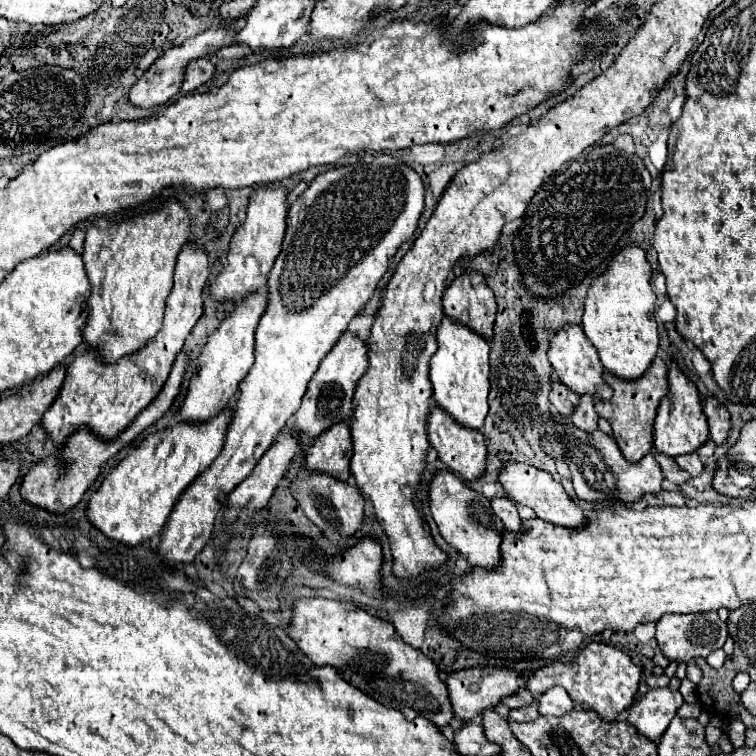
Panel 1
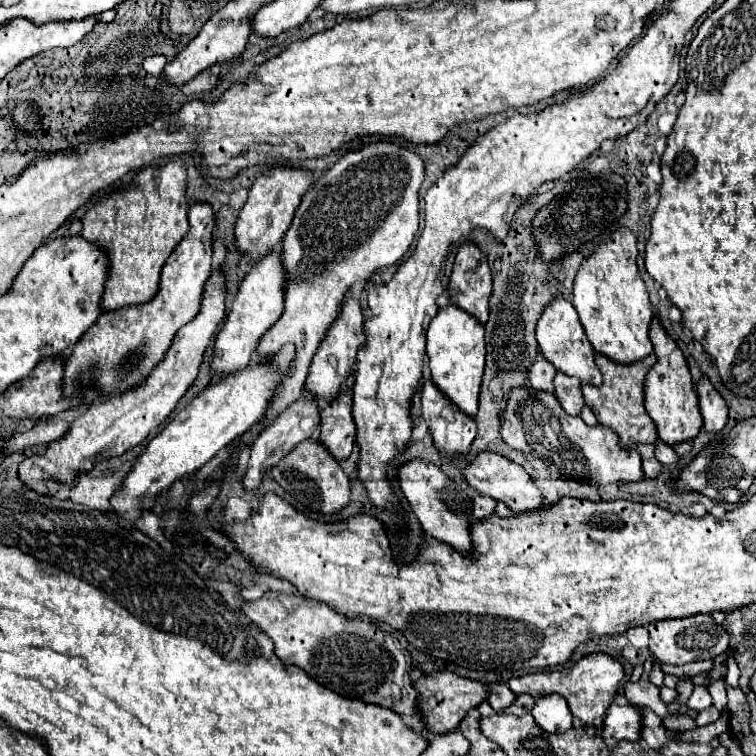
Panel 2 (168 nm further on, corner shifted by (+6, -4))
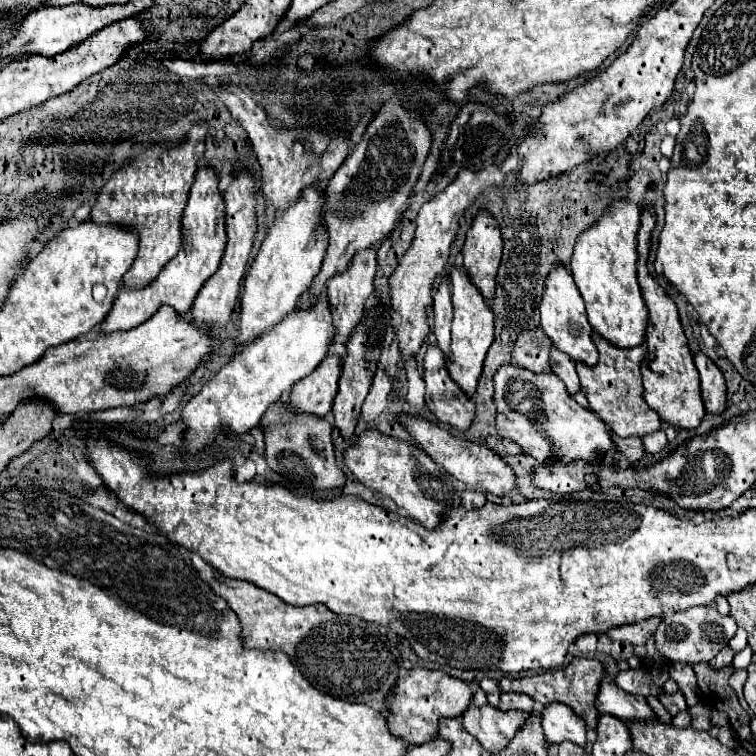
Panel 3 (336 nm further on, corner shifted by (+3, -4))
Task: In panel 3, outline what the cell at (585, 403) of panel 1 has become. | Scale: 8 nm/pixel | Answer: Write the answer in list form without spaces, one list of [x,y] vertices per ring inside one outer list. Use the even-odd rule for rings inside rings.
[[[551,348],[551,368],[553,368],[553,374],[557,374],[567,392],[573,396],[577,394],[581,388],[579,388],[579,376],[575,372],[575,360],[571,360],[569,356],[565,356],[565,352],[559,352],[557,348]]]

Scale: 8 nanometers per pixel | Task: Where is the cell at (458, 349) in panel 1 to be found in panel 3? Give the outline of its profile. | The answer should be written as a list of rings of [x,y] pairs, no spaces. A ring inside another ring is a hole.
[[[451,268],[451,272],[441,278],[441,284],[433,296],[433,314],[433,334],[437,338],[437,348],[445,356],[449,376],[467,396],[473,396],[483,372],[483,360],[493,344],[493,312],[487,308],[487,300],[471,284],[463,268]]]

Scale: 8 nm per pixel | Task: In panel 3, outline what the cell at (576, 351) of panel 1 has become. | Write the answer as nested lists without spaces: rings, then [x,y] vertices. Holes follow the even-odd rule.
[[[559,266],[559,268],[551,270],[549,278],[545,280],[545,292],[543,292],[539,310],[541,310],[541,328],[543,328],[545,336],[549,336],[553,346],[559,348],[561,352],[569,354],[575,362],[583,362],[593,368],[593,364],[597,364],[597,348],[591,340],[593,330],[587,322],[585,304],[581,300],[581,294],[577,292],[577,286],[573,284],[571,272],[567,268]]]

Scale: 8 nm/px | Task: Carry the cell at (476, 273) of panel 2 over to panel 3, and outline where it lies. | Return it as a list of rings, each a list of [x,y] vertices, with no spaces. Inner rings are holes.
[[[479,212],[467,232],[467,240],[463,246],[463,268],[469,280],[487,300],[491,300],[495,292],[495,274],[499,268],[501,250],[503,240],[499,224],[487,212]]]

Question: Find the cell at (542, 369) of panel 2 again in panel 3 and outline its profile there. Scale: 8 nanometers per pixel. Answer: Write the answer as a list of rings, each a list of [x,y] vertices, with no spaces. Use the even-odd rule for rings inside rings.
[[[541,328],[525,330],[513,348],[513,362],[529,372],[551,372],[549,352],[551,340],[541,332]]]

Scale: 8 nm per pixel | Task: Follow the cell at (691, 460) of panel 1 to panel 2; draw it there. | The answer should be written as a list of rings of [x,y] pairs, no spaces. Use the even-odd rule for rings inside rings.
[[[656,440],[656,450],[654,450],[656,458],[662,462],[662,464],[676,464],[678,462],[678,454],[672,450],[672,446],[668,444],[662,444],[662,440]]]

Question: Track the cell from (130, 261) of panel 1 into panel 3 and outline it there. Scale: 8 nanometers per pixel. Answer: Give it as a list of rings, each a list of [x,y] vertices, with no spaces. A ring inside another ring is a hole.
[[[203,122],[193,126],[189,130],[187,142],[177,148],[145,148],[133,164],[121,168],[101,188],[89,220],[95,224],[117,224],[133,230],[139,236],[139,252],[131,268],[123,276],[123,288],[145,288],[157,278],[163,264],[179,252],[183,242],[181,216],[187,206],[187,194],[205,150],[205,134],[207,124]]]

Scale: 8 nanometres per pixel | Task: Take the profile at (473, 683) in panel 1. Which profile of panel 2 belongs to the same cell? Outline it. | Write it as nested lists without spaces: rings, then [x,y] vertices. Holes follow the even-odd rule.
[[[434,672],[428,676],[420,676],[414,682],[414,688],[418,690],[418,710],[422,714],[422,720],[426,724],[426,730],[430,734],[446,734],[454,732],[460,724],[460,720],[468,714],[468,710],[476,708],[486,698],[486,686],[482,682],[474,682],[462,676],[456,676],[452,672]]]

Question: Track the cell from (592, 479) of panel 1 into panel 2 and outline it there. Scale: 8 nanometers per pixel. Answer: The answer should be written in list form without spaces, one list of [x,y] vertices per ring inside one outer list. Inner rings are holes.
[[[512,388],[502,410],[500,434],[508,446],[524,452],[526,456],[540,458],[550,470],[560,472],[564,478],[588,480],[598,486],[638,482],[644,478],[640,454],[630,448],[622,448],[614,430],[594,424],[588,426],[580,416],[570,416],[558,404],[558,398],[550,392],[538,392],[534,388]]]

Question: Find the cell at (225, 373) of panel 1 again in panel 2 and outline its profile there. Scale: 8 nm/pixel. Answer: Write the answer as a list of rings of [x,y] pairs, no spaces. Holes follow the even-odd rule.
[[[270,252],[266,254],[260,262],[252,266],[252,270],[246,274],[246,278],[240,284],[240,290],[232,302],[232,310],[226,316],[226,322],[222,330],[216,336],[214,344],[214,356],[212,356],[212,374],[234,374],[244,370],[252,354],[258,348],[260,338],[264,336],[266,328],[272,328],[274,322],[282,316],[284,312],[284,264],[280,252]]]

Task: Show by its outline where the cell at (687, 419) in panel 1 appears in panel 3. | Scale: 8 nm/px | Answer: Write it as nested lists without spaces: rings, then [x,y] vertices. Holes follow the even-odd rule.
[[[645,210],[641,214],[641,228],[637,236],[637,250],[639,250],[639,262],[637,262],[637,274],[639,274],[639,286],[643,292],[643,300],[649,308],[649,326],[645,332],[645,344],[647,344],[647,356],[643,360],[641,372],[643,372],[643,398],[653,408],[659,418],[673,426],[673,428],[683,428],[683,430],[693,430],[701,424],[705,416],[703,408],[703,398],[699,392],[699,372],[693,362],[693,354],[687,346],[687,338],[683,334],[677,306],[675,302],[663,292],[663,288],[649,276],[645,260],[649,252],[649,238],[651,230],[655,226],[655,214],[653,210]]]

